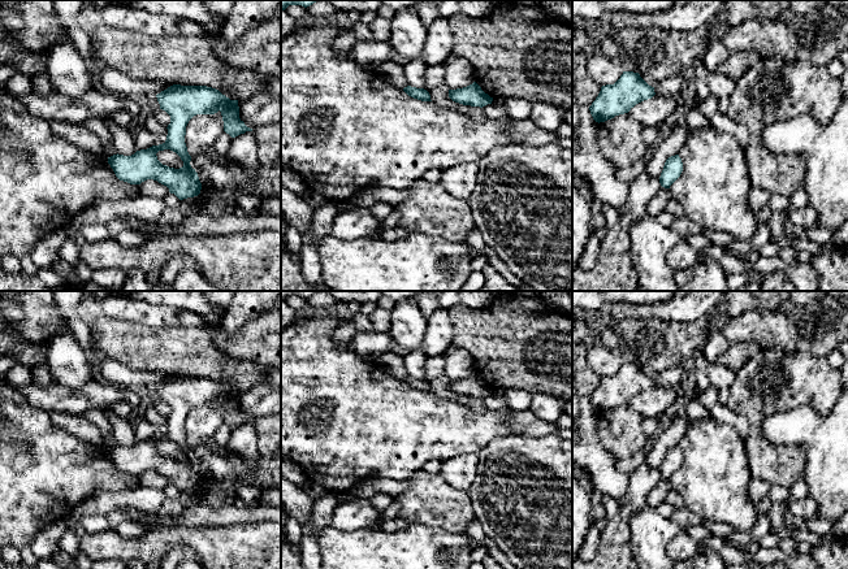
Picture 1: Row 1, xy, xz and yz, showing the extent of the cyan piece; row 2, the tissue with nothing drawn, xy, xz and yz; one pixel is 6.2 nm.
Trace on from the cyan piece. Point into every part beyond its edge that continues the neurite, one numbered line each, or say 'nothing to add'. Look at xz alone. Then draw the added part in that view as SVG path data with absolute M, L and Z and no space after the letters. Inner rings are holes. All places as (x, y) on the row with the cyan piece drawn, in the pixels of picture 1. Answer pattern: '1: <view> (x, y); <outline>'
nothing to add

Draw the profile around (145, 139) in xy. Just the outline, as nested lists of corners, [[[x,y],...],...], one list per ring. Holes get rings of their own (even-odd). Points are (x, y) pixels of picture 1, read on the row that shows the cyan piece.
[[[146,127],[140,129],[135,136],[135,145],[138,151],[147,149],[152,145],[159,145],[165,143],[165,136],[153,135],[151,131],[148,131]]]

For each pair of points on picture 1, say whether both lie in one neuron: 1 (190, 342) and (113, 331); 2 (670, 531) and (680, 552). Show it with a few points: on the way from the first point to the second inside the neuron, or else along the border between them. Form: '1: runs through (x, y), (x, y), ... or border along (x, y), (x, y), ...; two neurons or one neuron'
1: runs through (171, 342), (133, 342); one neuron
2: border along (697, 541), (680, 530), (667, 544), (666, 554); two neurons

